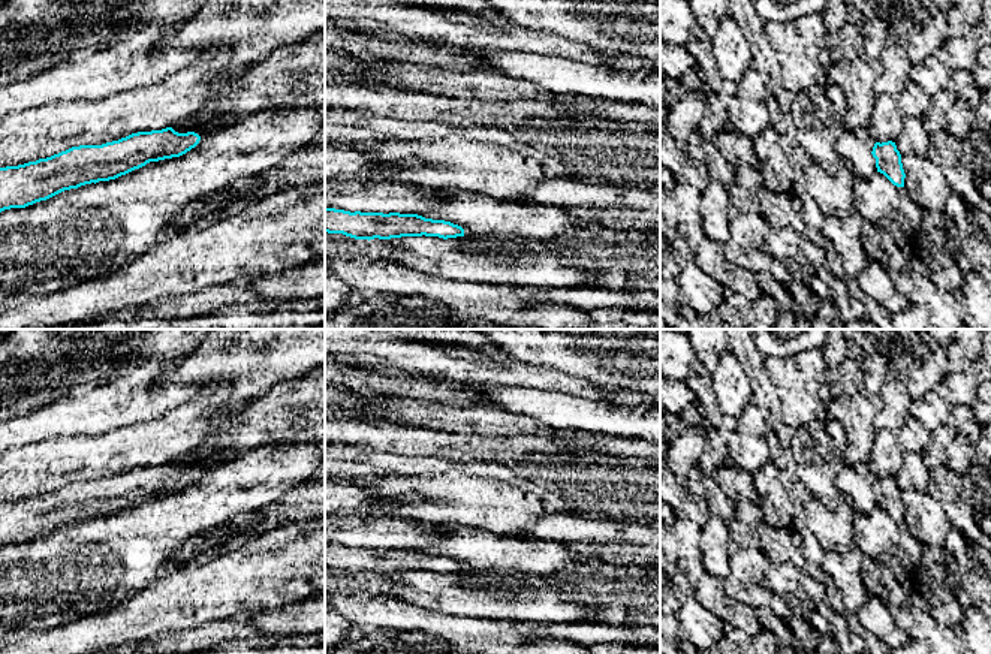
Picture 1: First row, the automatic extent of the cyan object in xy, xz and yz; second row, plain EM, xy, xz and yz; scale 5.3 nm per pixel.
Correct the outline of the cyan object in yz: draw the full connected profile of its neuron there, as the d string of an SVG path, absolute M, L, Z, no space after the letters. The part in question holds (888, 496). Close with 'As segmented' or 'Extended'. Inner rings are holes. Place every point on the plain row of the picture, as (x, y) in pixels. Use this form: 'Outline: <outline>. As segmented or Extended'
Outline: M876 477L871 489L876 494L877 507L883 509L894 521L904 522L906 509L895 477Z. As segmented

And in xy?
Outline: M211 456L187 467L181 461L138 467L102 480L79 480L46 494L0 503L0 548L25 543L64 525L115 515L150 497L180 492L208 467L223 462Z. Extended

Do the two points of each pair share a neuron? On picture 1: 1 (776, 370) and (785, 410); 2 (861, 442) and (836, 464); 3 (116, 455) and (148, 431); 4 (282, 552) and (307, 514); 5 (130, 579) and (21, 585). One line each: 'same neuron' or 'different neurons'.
1: same neuron
2: different neurons
3: same neuron
4: different neurons
5: same neuron

